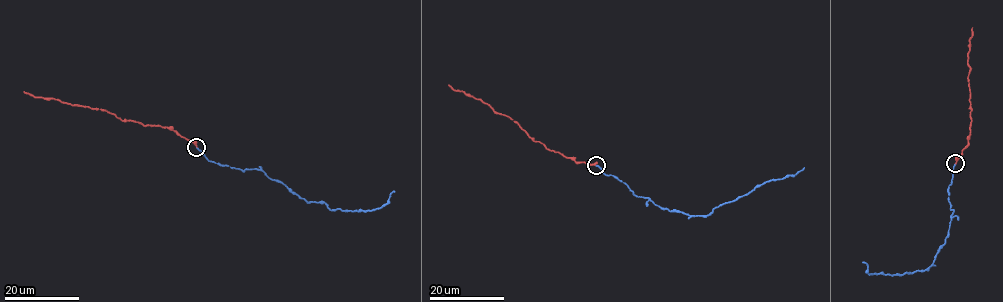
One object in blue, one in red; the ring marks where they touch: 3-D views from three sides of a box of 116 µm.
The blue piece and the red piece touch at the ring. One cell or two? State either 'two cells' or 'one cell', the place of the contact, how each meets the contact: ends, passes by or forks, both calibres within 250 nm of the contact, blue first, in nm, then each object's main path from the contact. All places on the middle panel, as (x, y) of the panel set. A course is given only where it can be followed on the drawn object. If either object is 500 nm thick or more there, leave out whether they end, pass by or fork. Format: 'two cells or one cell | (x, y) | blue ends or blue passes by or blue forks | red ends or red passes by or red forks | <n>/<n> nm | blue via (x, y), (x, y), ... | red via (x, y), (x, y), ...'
one cell | (596, 165) | blue ends | red ends | 150/150 nm | blue via (596, 165), (625, 182), (633, 194), (693, 216), (708, 215), (757, 186), (792, 176), (804, 167) | red via (596, 165), (577, 162), (547, 149), (541, 142), (532, 140), (508, 116), (494, 112), (487, 103), (448, 85)

